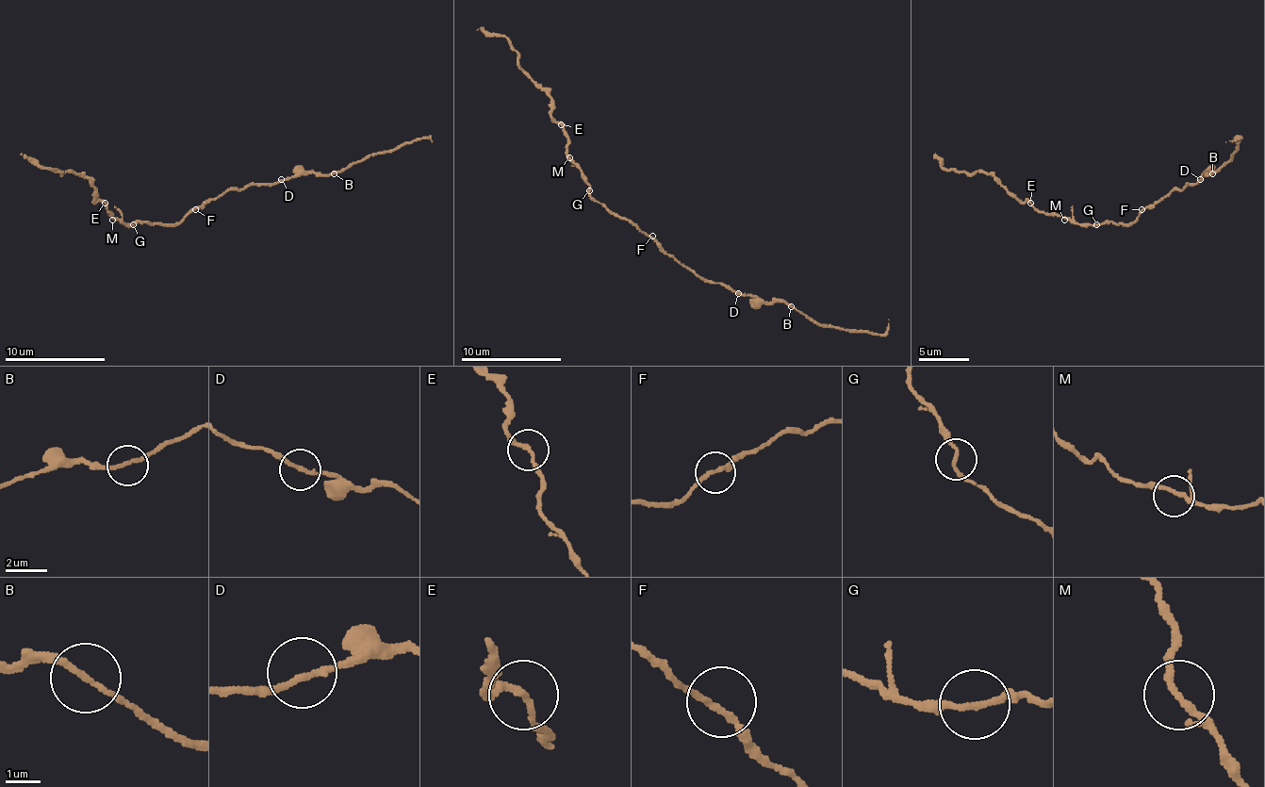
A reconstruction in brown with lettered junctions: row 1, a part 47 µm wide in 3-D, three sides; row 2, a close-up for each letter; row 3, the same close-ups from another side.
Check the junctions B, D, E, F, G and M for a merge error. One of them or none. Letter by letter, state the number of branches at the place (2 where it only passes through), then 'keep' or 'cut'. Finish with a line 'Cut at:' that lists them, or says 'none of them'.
B: branches 2; keep
D: branches 2; keep
E: branches 2; keep
F: branches 2; keep
G: branches 2; keep
M: branches 2; keep
Cut at: none of them

